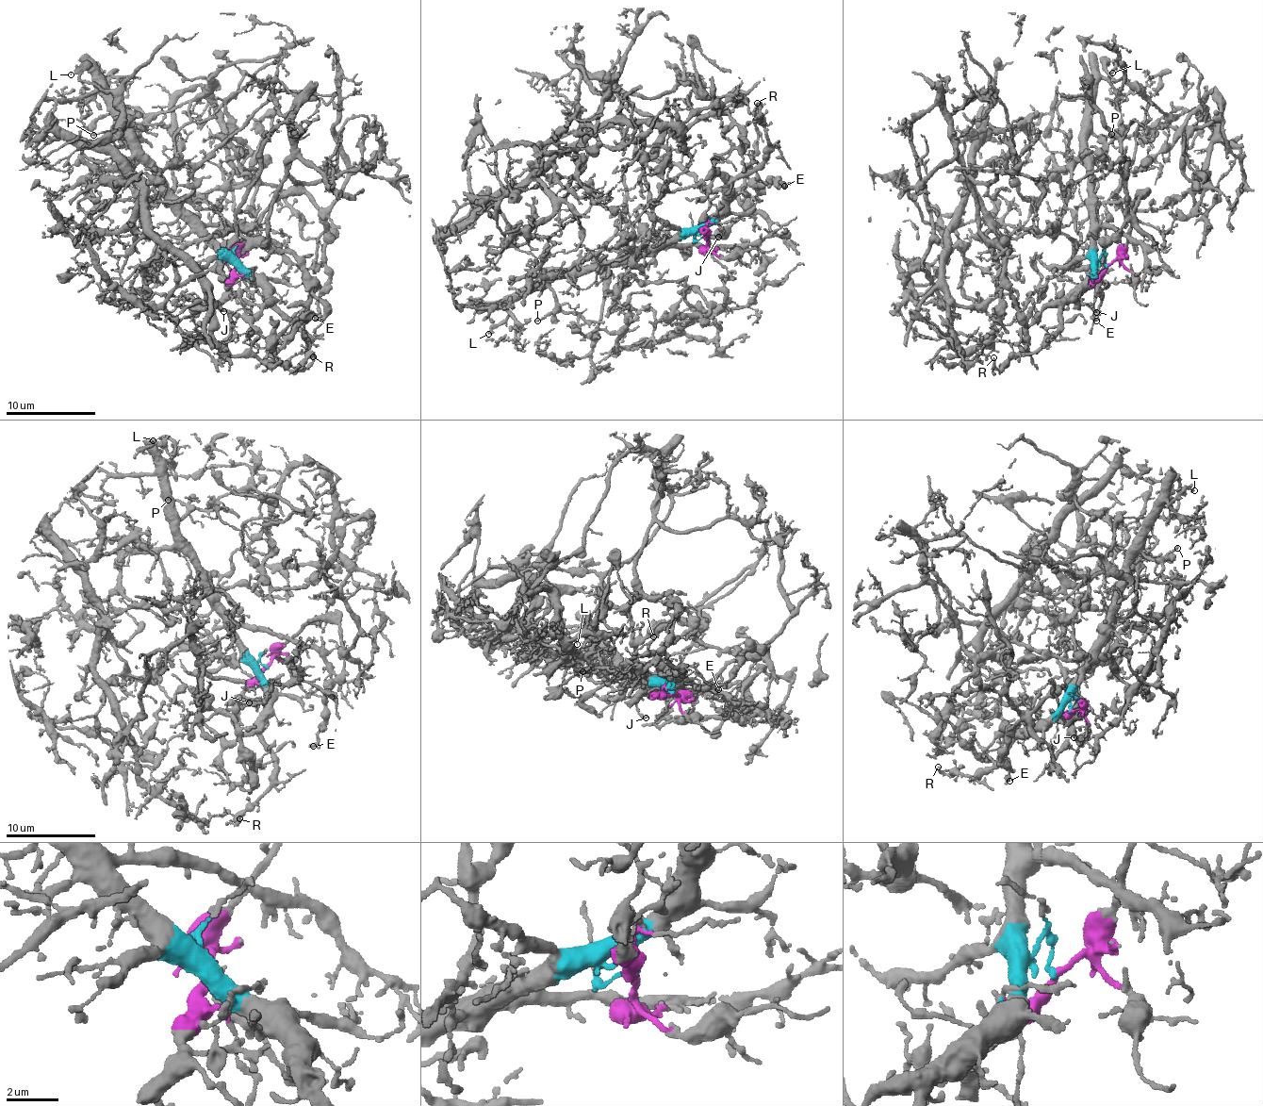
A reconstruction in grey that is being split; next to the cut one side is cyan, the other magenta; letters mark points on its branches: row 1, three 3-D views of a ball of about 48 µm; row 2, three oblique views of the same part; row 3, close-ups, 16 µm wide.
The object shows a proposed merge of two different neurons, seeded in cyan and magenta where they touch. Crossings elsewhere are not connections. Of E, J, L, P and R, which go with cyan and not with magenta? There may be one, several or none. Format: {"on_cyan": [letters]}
{"on_cyan": ["L", "P", "R"]}

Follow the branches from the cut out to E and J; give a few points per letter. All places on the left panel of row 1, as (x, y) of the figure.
E: (237, 264), (261, 211), (285, 196), (303, 193), (331, 223), (325, 246), (329, 291), (319, 298), (314, 318)
J: (237, 264), (226, 293), (218, 303), (224, 311)

